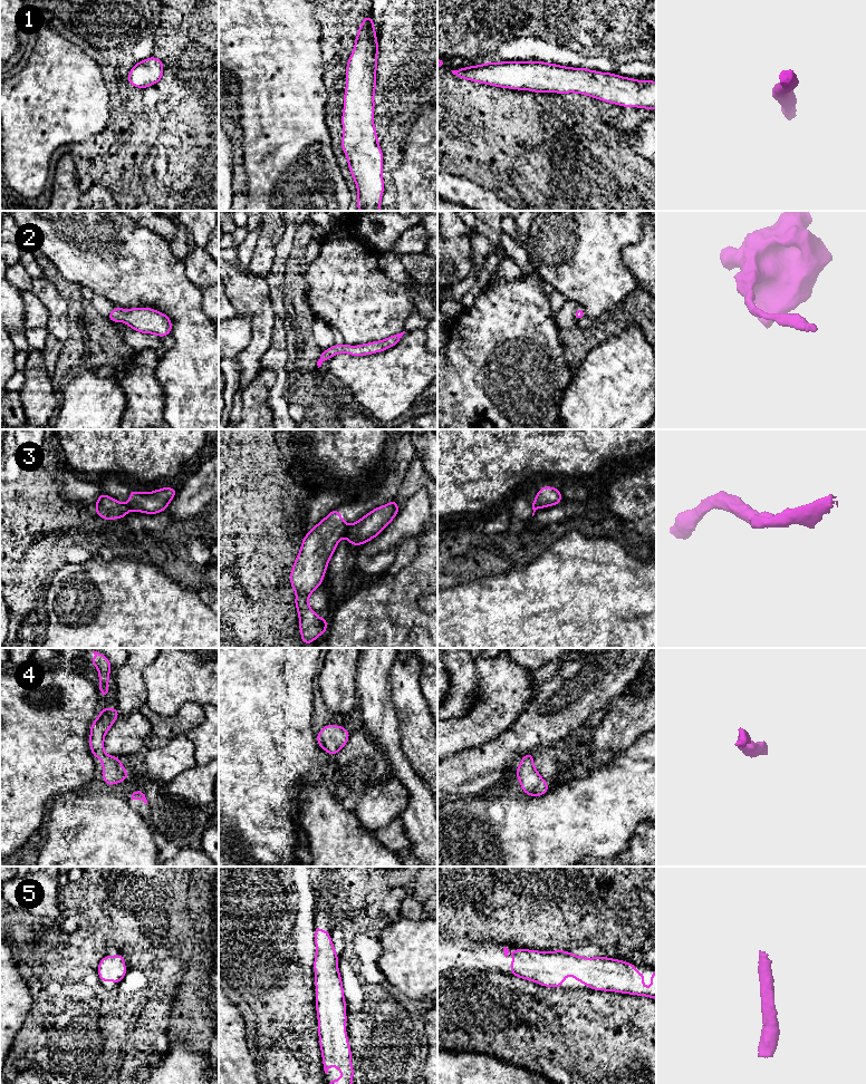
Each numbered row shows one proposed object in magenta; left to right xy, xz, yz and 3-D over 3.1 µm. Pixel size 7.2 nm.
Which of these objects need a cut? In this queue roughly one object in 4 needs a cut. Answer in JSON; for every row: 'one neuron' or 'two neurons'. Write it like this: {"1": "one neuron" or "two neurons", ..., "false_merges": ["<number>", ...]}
{"1": "one neuron", "2": "one neuron", "3": "two neurons", "4": "one neuron", "5": "one neuron", "false_merges": ["3"]}

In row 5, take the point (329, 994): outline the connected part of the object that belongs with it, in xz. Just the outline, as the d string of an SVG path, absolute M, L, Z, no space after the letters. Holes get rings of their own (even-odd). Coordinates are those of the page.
M315 926L315 935L316 1008L324 1071L327 1074L329 1066L339 1067L344 1077L328 1081L328 1084L352 1084L354 1070L346 1035L346 1003L337 967L338 957L330 933Z

